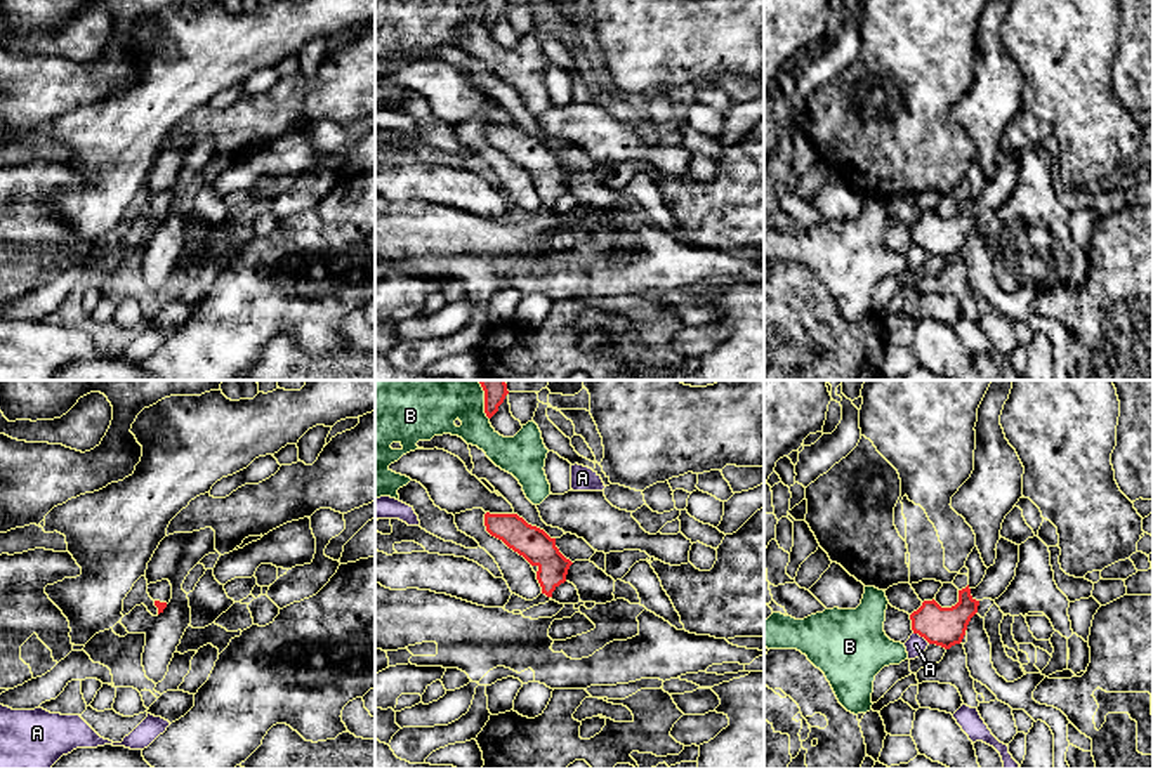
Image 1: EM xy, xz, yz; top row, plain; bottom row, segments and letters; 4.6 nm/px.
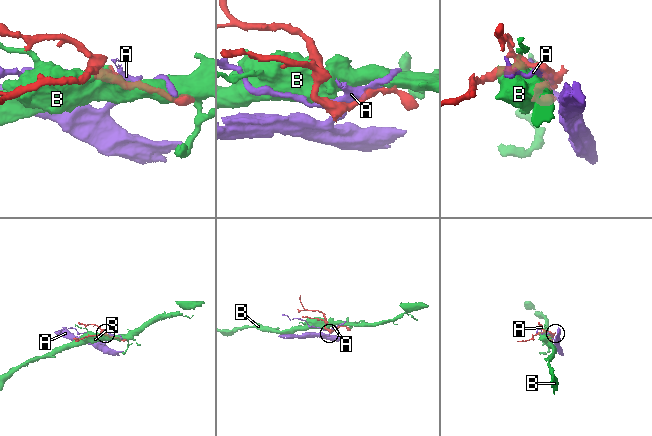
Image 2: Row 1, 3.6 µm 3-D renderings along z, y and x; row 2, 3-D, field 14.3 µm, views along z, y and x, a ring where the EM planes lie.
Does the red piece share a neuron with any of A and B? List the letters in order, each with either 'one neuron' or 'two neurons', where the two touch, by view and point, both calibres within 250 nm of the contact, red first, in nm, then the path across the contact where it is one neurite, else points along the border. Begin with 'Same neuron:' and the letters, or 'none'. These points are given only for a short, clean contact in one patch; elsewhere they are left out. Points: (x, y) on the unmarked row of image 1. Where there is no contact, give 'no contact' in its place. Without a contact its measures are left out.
Same neuron: none
A: two neurons | yz (922, 247) | 180/90 nm
B: two neurons | xz (485, 16) | 90/220 nm | along xz (481, 0), (488, 30)

